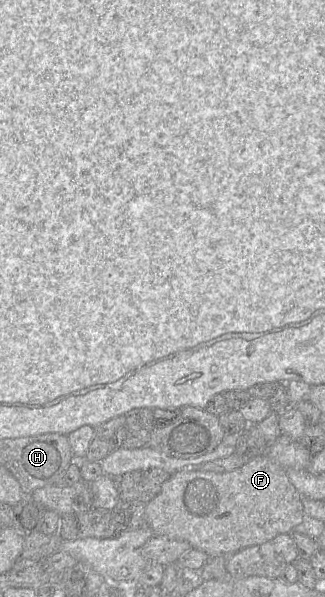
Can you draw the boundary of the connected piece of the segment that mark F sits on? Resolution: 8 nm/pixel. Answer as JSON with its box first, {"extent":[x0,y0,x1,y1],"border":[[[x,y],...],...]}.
{"extent":[145,454,303,557],"border":[[[268,454],[249,459],[229,472],[178,471],[145,505],[145,524],[154,535],[188,542],[209,557],[230,556],[278,535],[291,534],[303,517],[302,496],[289,480],[286,469]]]}

